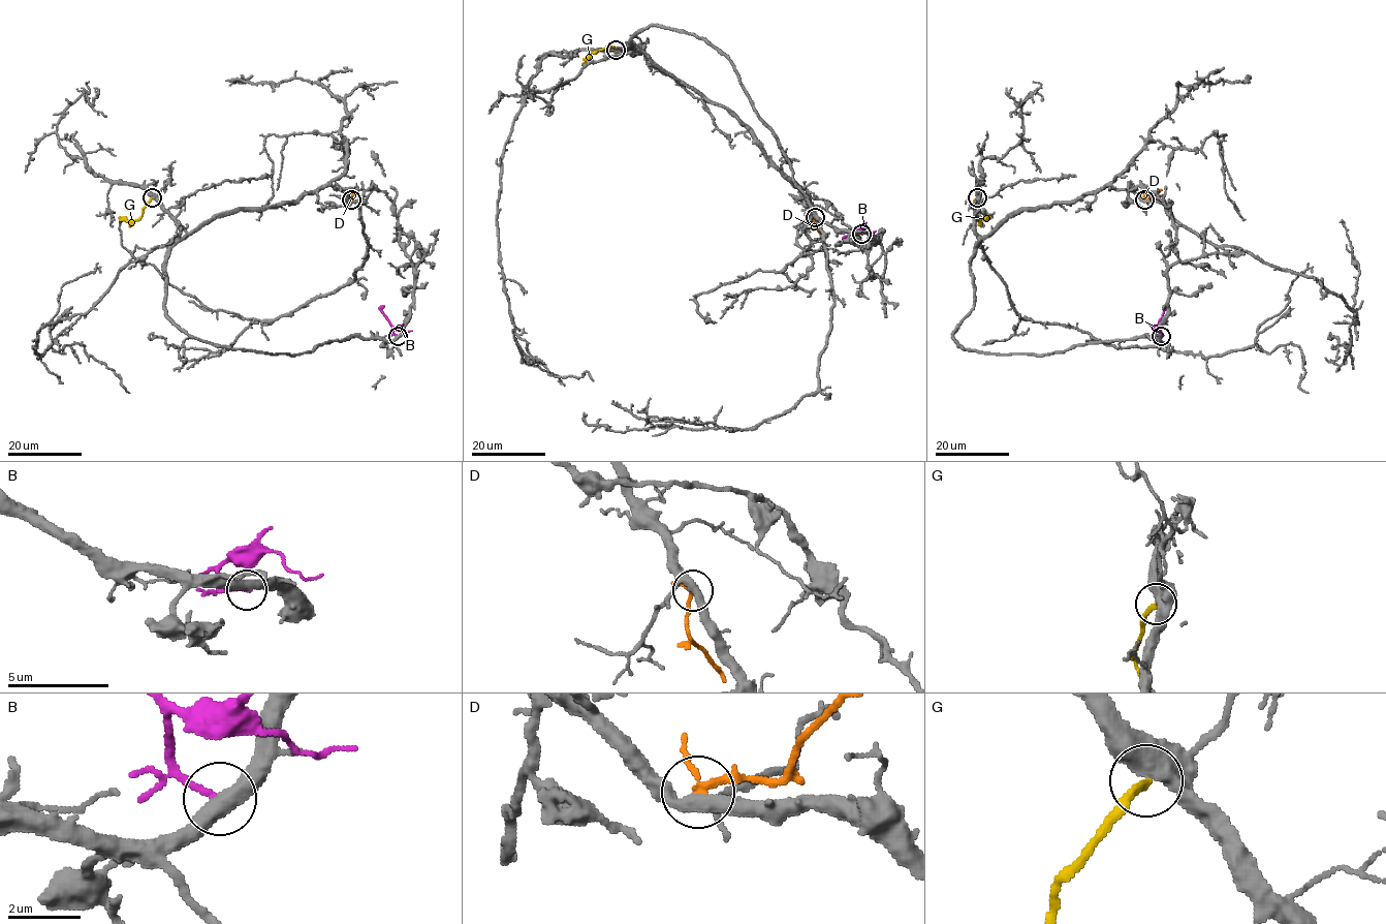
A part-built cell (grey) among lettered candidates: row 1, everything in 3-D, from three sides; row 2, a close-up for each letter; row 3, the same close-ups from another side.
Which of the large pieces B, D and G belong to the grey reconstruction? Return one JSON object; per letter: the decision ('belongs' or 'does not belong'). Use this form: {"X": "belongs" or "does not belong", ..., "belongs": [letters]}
{"B": "does not belong", "D": "does not belong", "G": "does not belong", "belongs": []}

